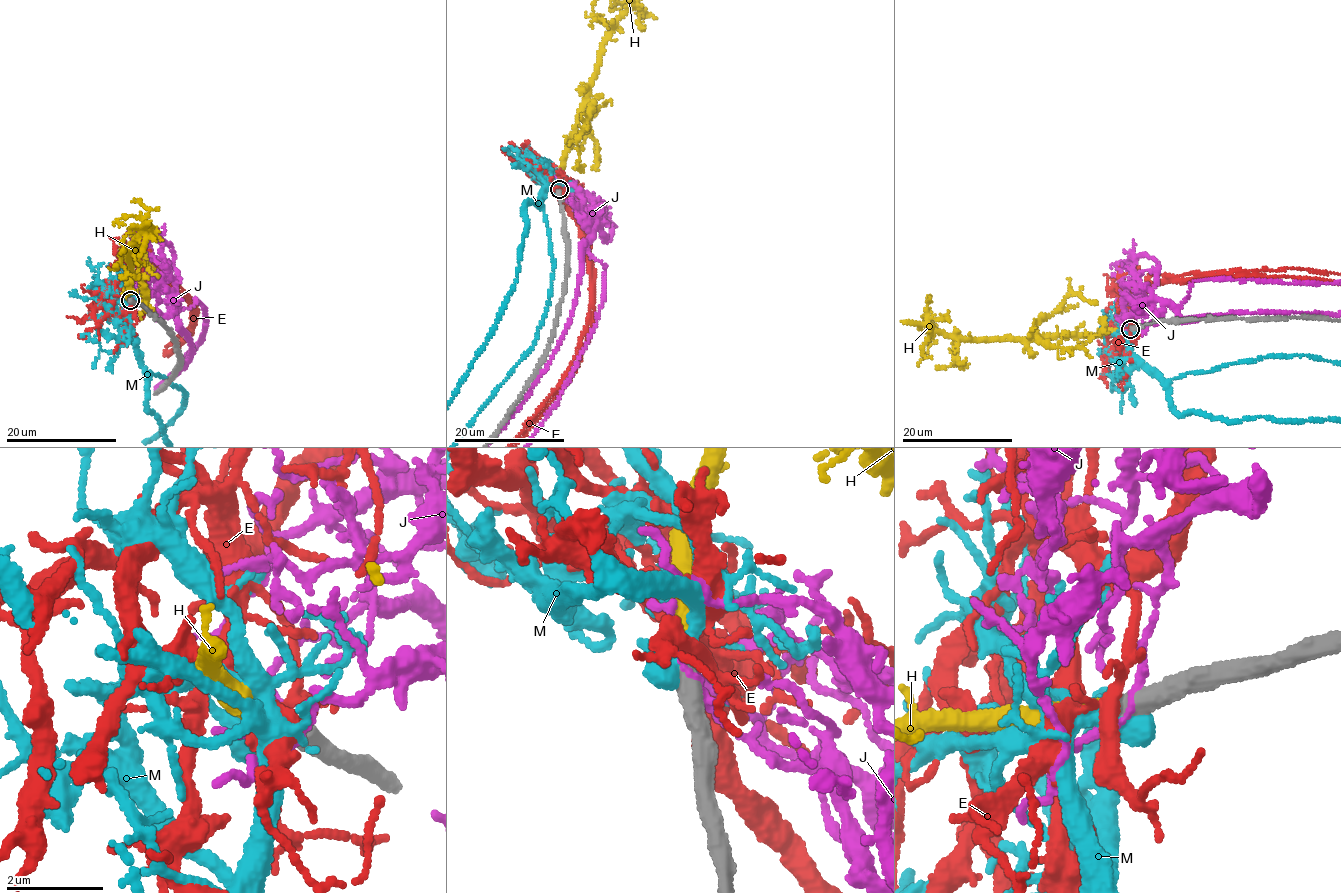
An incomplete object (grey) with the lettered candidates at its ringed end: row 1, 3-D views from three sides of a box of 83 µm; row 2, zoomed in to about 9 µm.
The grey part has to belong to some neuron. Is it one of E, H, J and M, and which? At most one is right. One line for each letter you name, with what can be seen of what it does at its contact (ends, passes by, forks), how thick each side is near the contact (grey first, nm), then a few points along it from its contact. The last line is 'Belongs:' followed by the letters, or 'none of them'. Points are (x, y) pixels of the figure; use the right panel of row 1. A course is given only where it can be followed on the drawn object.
H: it ends; calibres 400 and 400 nm
Belongs: H

